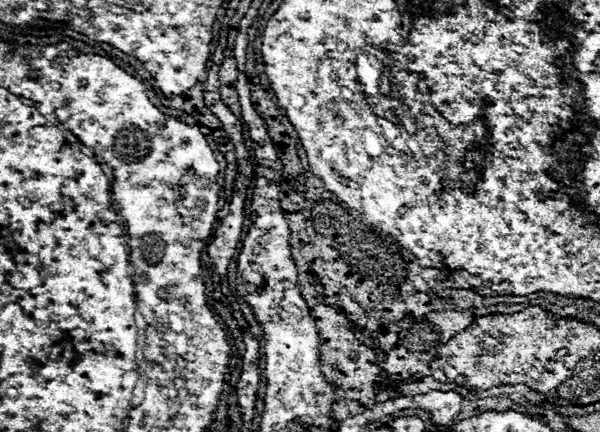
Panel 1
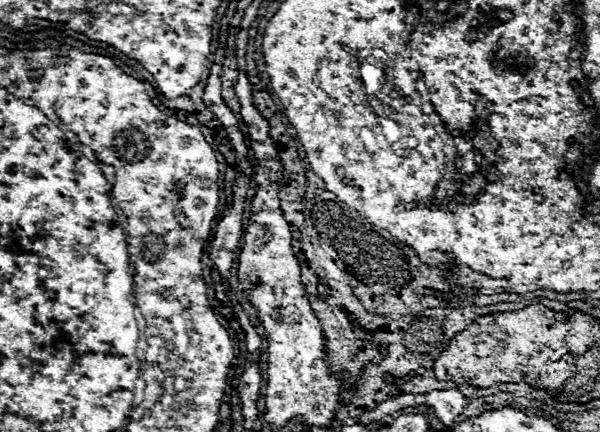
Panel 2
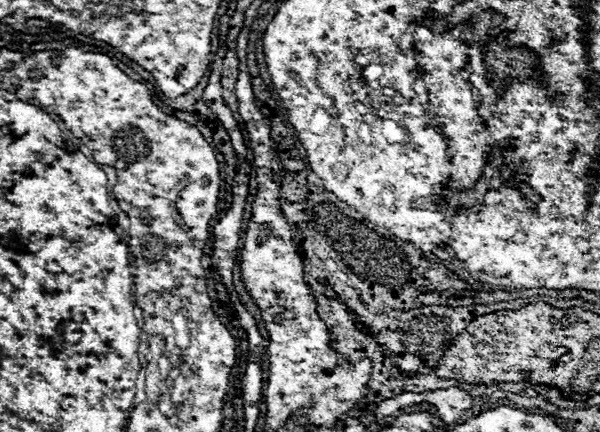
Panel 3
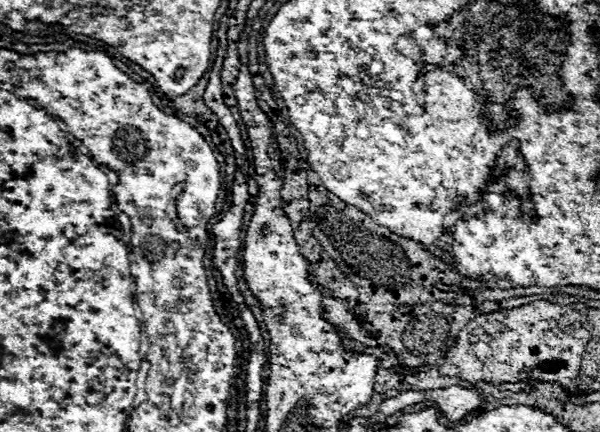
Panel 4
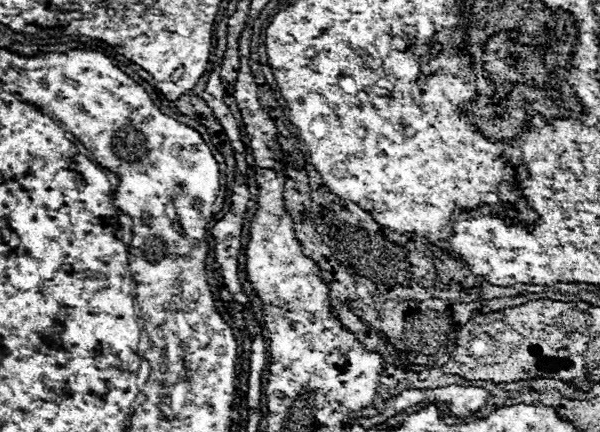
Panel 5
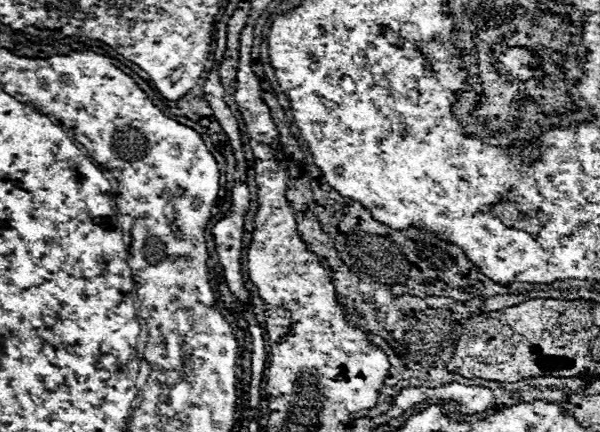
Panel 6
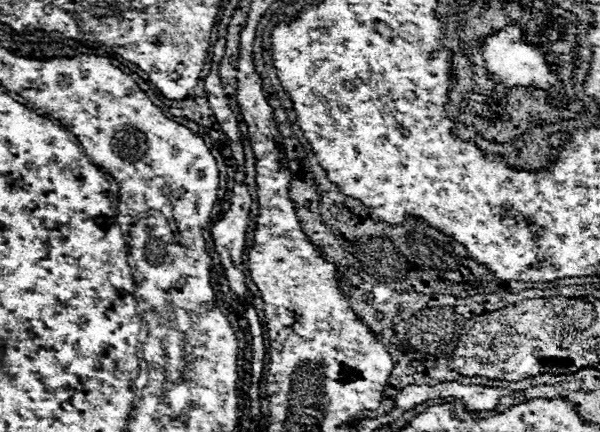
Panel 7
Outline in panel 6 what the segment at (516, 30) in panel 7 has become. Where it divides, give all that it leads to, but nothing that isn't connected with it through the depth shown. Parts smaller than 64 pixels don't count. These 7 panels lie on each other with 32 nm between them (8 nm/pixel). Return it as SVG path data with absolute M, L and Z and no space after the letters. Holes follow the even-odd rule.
M502 44L502 46L498 46L494 50L494 56L506 68L506 72L514 74L522 82L526 82L530 76L534 76L532 70L528 68L528 64L536 62L536 58L528 50L524 50L524 48L508 48L508 46Z

